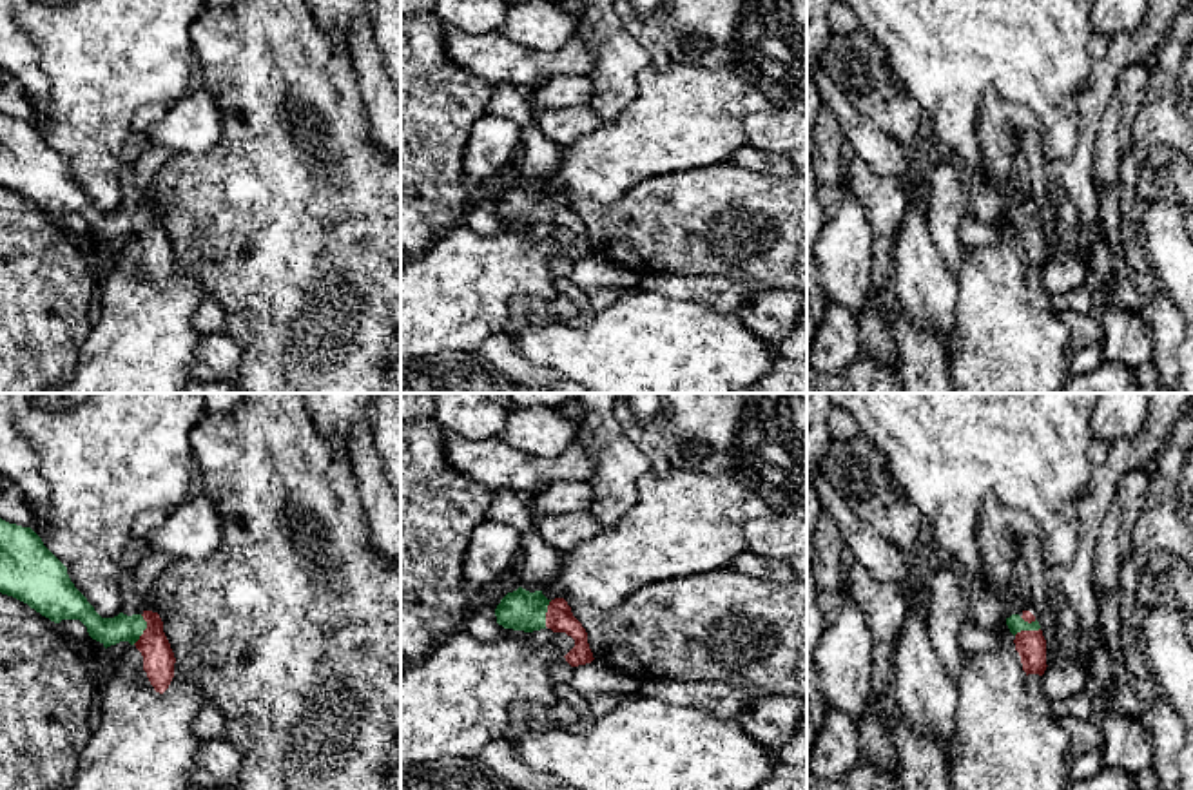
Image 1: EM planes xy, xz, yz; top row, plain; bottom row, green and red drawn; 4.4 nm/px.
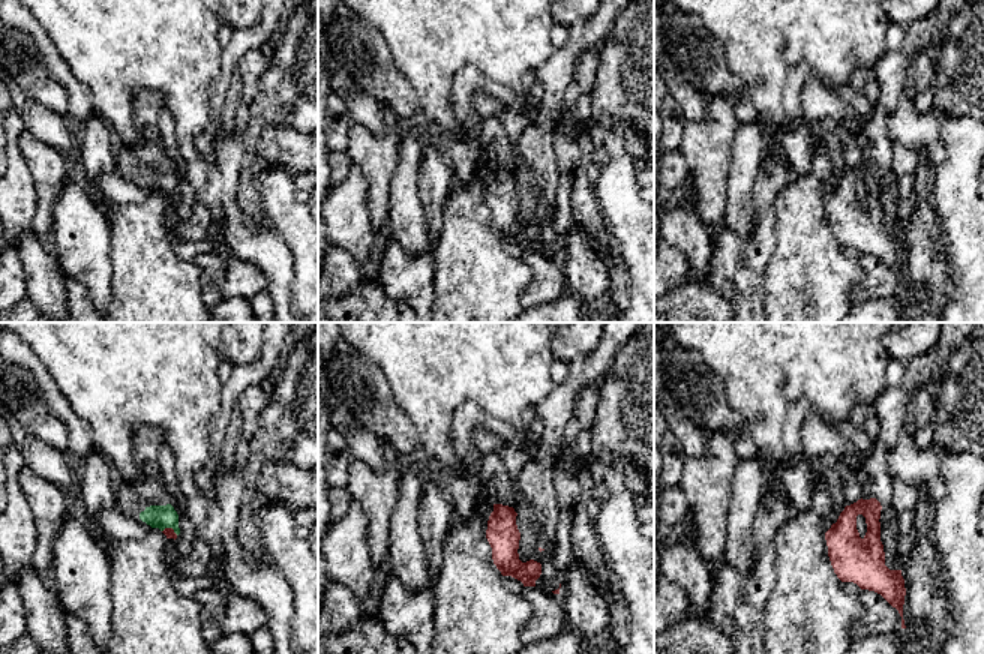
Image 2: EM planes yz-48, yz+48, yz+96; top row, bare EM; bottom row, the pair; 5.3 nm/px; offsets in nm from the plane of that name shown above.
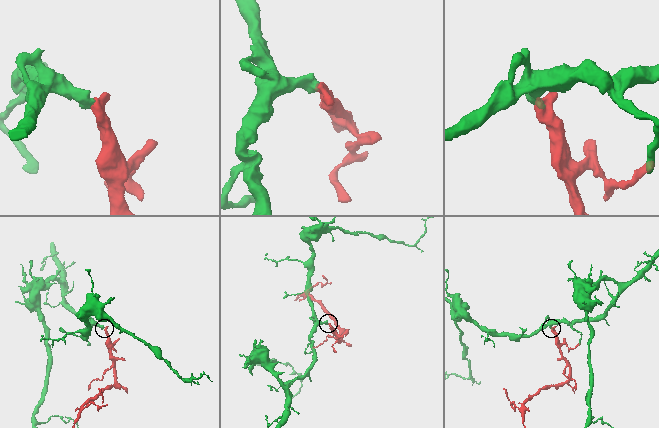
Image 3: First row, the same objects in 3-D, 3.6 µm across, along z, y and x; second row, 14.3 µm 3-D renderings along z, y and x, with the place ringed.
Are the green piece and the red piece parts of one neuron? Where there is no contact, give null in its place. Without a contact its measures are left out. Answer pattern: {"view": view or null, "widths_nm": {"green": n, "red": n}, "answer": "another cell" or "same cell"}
{"view": "xy", "widths_nm": {"green": 130, "red": 140}, "answer": "same cell"}

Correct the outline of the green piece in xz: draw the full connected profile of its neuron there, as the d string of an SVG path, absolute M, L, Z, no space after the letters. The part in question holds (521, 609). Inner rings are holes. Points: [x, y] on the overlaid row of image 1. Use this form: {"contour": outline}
{"contour": "M519 587L500 600L495 616L504 629L533 632L548 627L553 632L566 632L575 640L575 647L564 656L571 667L595 660L587 632L564 598L548 600L542 591L529 592Z"}

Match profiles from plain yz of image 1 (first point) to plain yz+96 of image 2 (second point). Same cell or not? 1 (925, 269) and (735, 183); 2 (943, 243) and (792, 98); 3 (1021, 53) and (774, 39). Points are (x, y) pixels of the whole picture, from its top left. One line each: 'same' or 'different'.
1: same
2: different
3: same

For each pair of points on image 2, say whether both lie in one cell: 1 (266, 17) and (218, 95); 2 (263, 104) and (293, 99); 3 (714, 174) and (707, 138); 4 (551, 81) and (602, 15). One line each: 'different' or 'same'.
1: same
2: same
3: same
4: same

